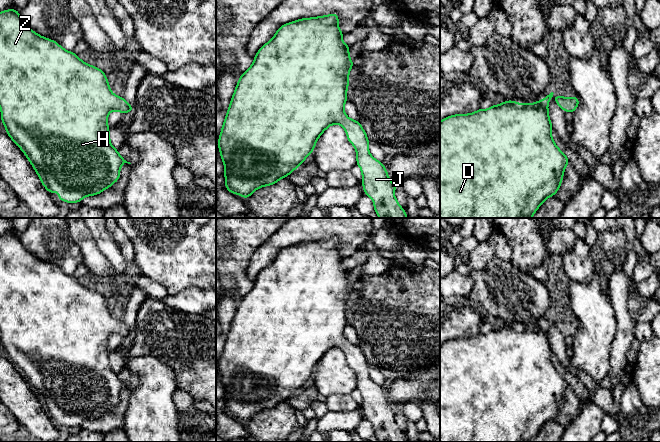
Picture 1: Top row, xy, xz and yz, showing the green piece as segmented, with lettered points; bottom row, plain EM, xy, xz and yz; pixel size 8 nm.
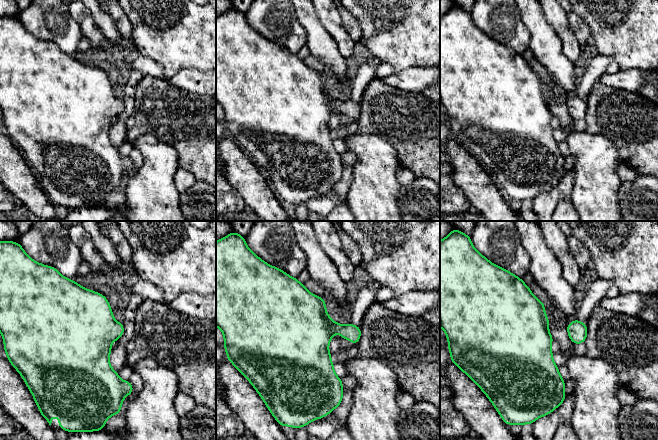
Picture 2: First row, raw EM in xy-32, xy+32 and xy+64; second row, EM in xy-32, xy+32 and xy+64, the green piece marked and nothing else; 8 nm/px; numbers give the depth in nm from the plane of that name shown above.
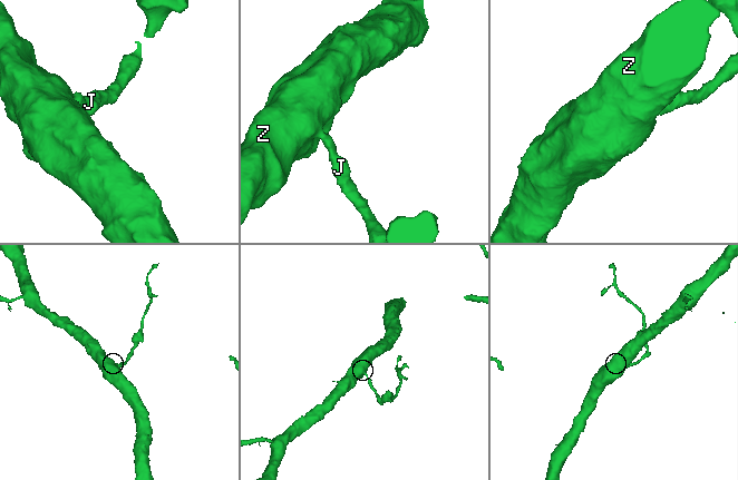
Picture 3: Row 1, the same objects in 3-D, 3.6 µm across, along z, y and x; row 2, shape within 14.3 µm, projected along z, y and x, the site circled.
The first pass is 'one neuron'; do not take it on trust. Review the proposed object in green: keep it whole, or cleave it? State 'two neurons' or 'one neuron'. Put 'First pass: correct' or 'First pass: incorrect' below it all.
one neuron
First pass: correct

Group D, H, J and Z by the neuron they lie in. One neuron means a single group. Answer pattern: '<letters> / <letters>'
D H J Z

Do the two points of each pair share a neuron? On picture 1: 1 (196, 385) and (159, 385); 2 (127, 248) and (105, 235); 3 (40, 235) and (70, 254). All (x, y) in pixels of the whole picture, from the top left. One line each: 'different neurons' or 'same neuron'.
1: different neurons
2: different neurons
3: same neuron

